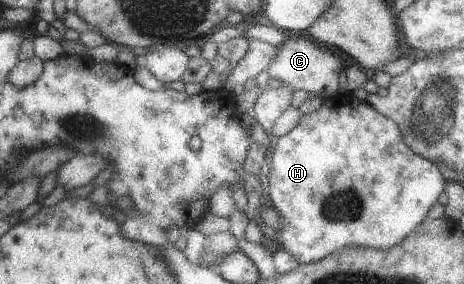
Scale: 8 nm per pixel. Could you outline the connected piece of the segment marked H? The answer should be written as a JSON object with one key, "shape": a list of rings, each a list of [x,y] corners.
{"shape":[[[336,92],[321,101],[320,107],[307,114],[302,114],[298,123],[288,133],[279,138],[272,139],[270,146],[270,158],[268,159],[268,204],[276,210],[281,217],[281,226],[278,230],[280,236],[280,249],[292,255],[298,263],[308,263],[322,259],[325,255],[341,250],[343,247],[374,247],[374,249],[386,249],[396,245],[400,239],[404,239],[426,215],[426,211],[434,205],[438,195],[443,190],[445,180],[442,178],[439,168],[430,160],[424,159],[412,153],[404,142],[398,126],[392,119],[378,113],[366,101],[361,101],[351,93],[341,94]]]}

